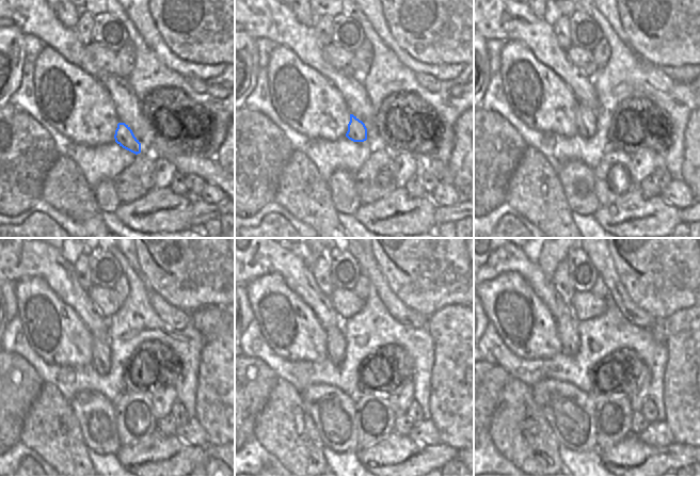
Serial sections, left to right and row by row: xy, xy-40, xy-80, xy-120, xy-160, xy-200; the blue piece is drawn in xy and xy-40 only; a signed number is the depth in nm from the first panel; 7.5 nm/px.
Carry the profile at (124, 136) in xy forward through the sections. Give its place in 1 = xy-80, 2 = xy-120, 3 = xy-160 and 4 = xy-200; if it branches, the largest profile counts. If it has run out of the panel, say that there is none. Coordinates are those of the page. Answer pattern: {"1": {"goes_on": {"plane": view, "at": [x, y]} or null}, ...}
{"1": {"goes_on": {"plane": "xy-80", "at": [587, 126]}}, "2": {"goes_on": {"plane": "xy-120", "at": [100, 353]}}, "3": {"goes_on": {"plane": "xy-160", "at": [335, 342]}}, "4": {"goes_on": {"plane": "xy-200", "at": [567, 324]}}}

